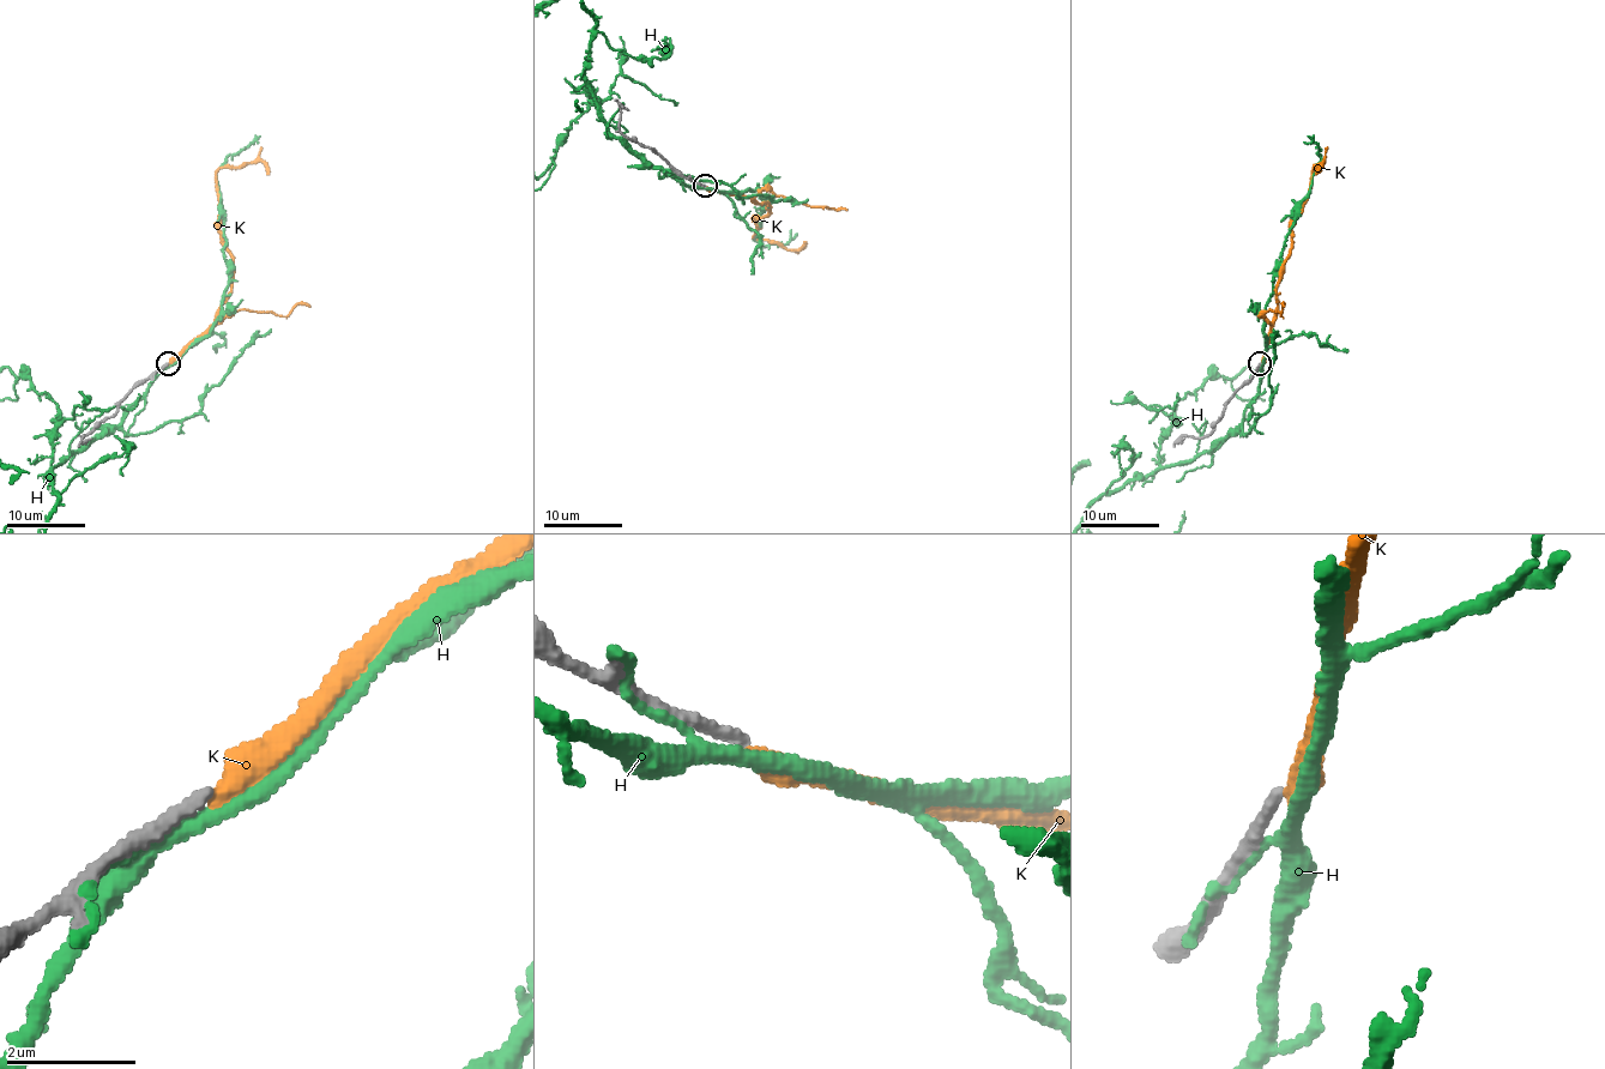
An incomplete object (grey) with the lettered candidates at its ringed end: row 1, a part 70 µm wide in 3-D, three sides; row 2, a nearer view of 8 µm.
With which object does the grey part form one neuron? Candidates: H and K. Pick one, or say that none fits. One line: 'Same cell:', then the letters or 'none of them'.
Same cell: none of them

